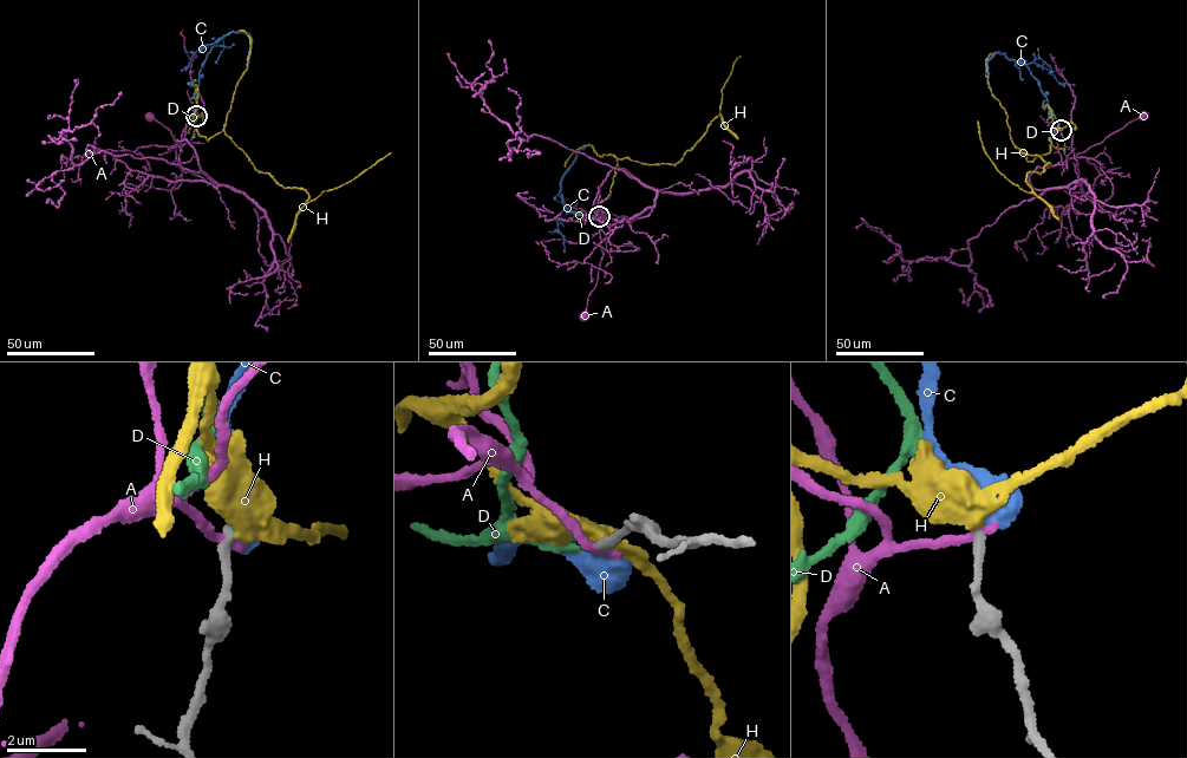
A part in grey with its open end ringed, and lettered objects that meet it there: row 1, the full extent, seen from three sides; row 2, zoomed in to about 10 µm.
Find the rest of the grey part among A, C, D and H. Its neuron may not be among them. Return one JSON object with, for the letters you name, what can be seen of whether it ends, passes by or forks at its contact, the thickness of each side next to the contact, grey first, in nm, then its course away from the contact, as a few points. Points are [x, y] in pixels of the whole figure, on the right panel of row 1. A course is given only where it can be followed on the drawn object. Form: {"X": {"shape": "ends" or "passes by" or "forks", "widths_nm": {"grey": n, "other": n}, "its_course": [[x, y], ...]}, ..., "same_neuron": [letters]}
{"D": {"shape": "ends", "widths_nm": {"grey": 240, "other": 170}, "its_course": [[1061, 130], [1048, 104]]}, "same_neuron": ["D"]}

